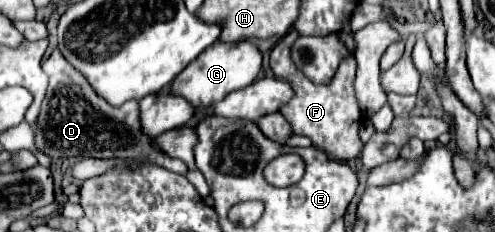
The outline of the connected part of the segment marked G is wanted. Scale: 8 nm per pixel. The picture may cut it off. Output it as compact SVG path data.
M216 41L214 45L210 45L210 49L200 53L182 73L178 73L178 77L174 77L174 83L170 85L170 93L180 95L194 109L210 107L216 101L222 101L228 93L254 83L260 69L262 69L262 53L250 41L240 41L240 43Z

